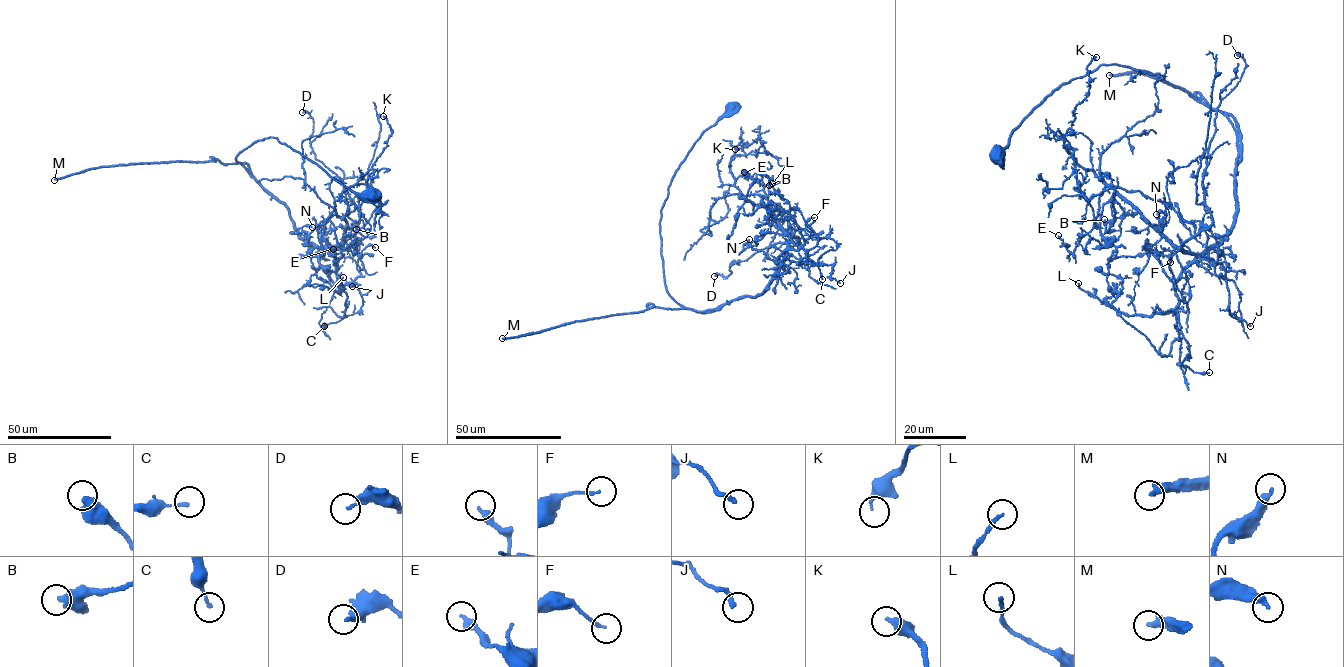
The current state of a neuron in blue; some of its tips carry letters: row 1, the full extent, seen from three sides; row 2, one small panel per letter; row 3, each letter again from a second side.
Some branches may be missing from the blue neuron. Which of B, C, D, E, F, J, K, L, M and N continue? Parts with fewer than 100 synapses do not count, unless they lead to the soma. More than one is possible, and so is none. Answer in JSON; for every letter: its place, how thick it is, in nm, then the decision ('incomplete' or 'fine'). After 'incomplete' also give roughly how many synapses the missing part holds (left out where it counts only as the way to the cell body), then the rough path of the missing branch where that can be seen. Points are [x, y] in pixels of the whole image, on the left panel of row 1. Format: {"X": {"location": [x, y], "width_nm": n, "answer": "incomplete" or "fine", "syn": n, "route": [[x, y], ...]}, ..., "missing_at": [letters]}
{"B": {"location": [356, 229], "width_nm": 500, "answer": "fine"}, "C": {"location": [324, 326], "width_nm": 140, "answer": "fine"}, "D": {"location": [302, 112], "width_nm": 200, "answer": "fine"}, "E": {"location": [333, 249], "width_nm": 320, "answer": "fine"}, "F": {"location": [375, 247], "width_nm": 140, "answer": "fine"}, "J": {"location": [352, 286], "width_nm": 200, "answer": "fine"}, "K": {"location": [383, 116], "width_nm": 200, "answer": "fine"}, "L": {"location": [343, 277], "width_nm": 170, "answer": "fine"}, "M": {"location": [54, 180], "width_nm": 320, "answer": "incomplete", "syn": 950}, "N": {"location": [312, 227], "width_nm": 280, "answer": "fine"}, "missing_at": ["M"]}

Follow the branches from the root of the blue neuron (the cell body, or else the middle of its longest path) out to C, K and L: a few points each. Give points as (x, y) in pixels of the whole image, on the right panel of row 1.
C: (999, 155), (1101, 65), (1149, 71), (1226, 116), (1234, 222), (1182, 272), (1170, 309), (1181, 365), (1209, 372)
K: (999, 155), (1063, 84), (1101, 65), (1149, 71), (1234, 129), (1220, 240), (1184, 252), (1068, 154), (1096, 57)
L: (999, 155), (1048, 95), (1101, 65), (1149, 71), (1232, 125), (1234, 222), (1176, 282), (1168, 355), (1078, 283)

